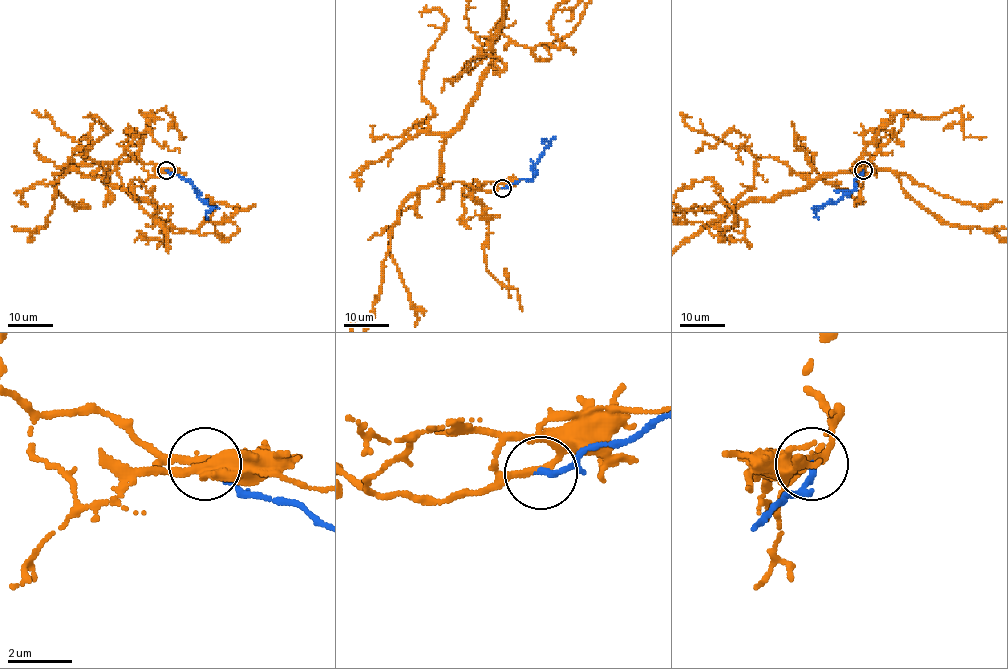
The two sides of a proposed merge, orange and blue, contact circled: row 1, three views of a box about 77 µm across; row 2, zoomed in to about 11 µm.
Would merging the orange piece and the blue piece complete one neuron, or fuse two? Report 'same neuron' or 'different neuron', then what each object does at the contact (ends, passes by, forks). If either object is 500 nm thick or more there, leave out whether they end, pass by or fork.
same neuron; orange passes by; blue ends

